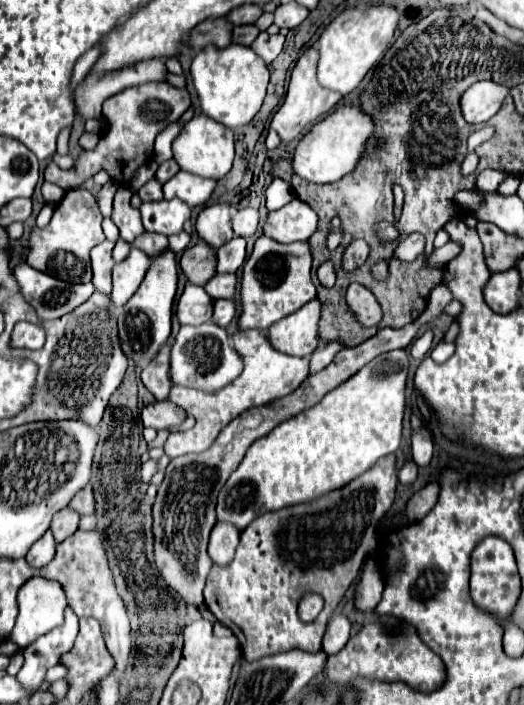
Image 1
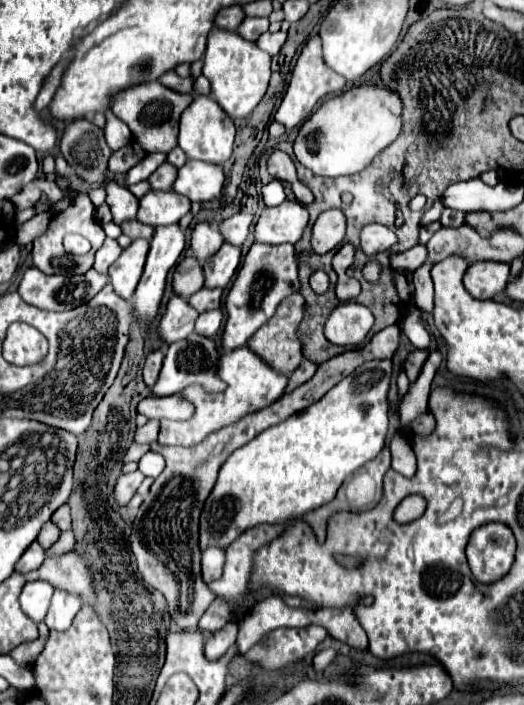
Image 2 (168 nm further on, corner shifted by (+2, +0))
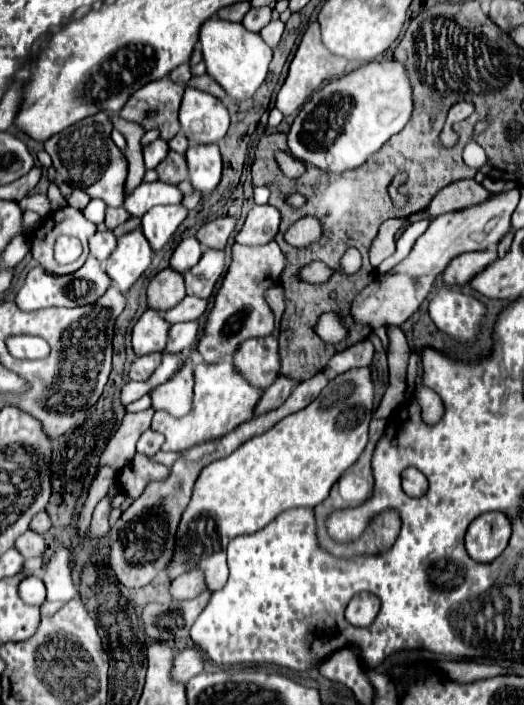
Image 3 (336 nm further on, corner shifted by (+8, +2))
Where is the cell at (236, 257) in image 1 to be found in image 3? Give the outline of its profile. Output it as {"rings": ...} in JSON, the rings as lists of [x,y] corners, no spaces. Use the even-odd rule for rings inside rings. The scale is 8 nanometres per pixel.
{"rings":[[[206,249],[204,255],[200,257],[200,263],[196,263],[192,271],[184,273],[186,293],[196,295],[200,299],[208,299],[224,269],[226,269],[224,253],[218,249]]]}

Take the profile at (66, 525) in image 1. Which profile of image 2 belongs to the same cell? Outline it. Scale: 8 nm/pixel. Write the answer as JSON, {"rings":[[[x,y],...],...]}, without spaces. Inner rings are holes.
{"rings":[[[46,521],[46,525],[42,527],[42,531],[40,531],[40,535],[38,535],[38,541],[40,541],[40,545],[42,545],[44,549],[50,549],[50,547],[58,541],[60,533],[62,533],[62,531],[60,531],[52,521]]]}

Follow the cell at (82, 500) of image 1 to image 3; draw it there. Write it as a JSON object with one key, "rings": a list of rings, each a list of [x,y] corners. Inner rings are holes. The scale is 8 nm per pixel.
{"rings":[[[40,511],[38,515],[32,517],[32,523],[30,523],[30,529],[32,529],[32,531],[36,531],[36,533],[46,533],[50,527],[52,527],[52,523],[50,523],[50,517],[48,517],[46,511]]]}

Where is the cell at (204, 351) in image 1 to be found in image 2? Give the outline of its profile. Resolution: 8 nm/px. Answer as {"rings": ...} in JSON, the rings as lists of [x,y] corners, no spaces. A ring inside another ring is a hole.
{"rings":[[[190,333],[190,337],[168,345],[164,365],[156,385],[152,387],[152,393],[160,397],[174,395],[188,385],[200,385],[206,393],[220,393],[222,389],[226,389],[226,383],[218,377],[218,361],[220,361],[220,351],[214,337],[202,337],[200,333]]]}

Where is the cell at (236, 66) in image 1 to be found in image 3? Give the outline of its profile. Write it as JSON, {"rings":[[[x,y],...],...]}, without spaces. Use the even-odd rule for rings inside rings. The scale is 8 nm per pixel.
{"rings":[[[210,17],[200,29],[200,43],[208,75],[212,75],[232,99],[250,99],[264,83],[272,61],[272,47],[264,43],[260,33],[248,31],[242,23],[228,23],[224,19]]]}

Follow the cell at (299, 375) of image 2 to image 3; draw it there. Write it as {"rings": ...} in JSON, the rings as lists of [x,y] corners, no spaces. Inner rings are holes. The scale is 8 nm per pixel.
{"rings":[[[278,377],[278,379],[264,391],[264,395],[260,397],[260,403],[256,403],[254,417],[262,415],[262,413],[266,413],[266,411],[272,411],[272,409],[276,409],[276,407],[280,407],[280,405],[288,399],[288,395],[292,393],[294,385],[296,385],[296,383],[294,383],[292,379],[288,379],[288,377]]]}

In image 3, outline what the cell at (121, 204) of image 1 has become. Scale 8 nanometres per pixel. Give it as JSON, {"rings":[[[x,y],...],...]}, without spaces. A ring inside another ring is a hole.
{"rings":[[[100,111],[50,137],[44,143],[44,149],[52,157],[52,165],[62,183],[70,187],[80,187],[90,197],[102,199],[108,207],[120,207],[124,203],[124,183],[128,173],[128,161],[124,153],[114,145],[110,137],[112,129],[114,125],[110,121],[110,113]]]}

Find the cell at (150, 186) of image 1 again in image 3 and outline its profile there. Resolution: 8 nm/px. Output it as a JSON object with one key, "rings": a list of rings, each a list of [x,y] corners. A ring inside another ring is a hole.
{"rings":[[[168,151],[166,159],[156,167],[156,171],[160,175],[160,181],[172,183],[172,185],[178,185],[180,181],[188,179],[186,159],[184,159],[184,155],[180,155],[176,151]]]}

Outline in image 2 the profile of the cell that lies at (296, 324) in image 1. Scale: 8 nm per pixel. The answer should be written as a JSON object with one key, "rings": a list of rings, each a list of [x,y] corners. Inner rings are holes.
{"rings":[[[300,293],[286,297],[286,299],[280,303],[276,315],[274,315],[266,325],[262,325],[262,329],[258,329],[256,335],[248,341],[248,347],[254,349],[254,353],[262,355],[262,359],[268,361],[270,367],[280,369],[282,373],[288,373],[288,375],[290,375],[290,373],[302,363],[302,359],[304,359],[304,355],[302,355],[302,343],[298,341],[298,335],[296,335],[296,333],[298,333],[300,319],[304,317],[304,307],[306,307],[306,303],[304,303],[304,297],[302,297]]]}

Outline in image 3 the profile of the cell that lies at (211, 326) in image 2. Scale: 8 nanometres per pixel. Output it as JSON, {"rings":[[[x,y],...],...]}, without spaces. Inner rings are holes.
{"rings":[[[198,321],[172,325],[172,331],[168,331],[168,347],[164,347],[162,353],[188,351],[194,345],[196,335],[198,335]]]}

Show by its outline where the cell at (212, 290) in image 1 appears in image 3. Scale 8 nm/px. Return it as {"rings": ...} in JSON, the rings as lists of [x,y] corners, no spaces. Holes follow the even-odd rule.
{"rings":[[[184,297],[174,309],[164,313],[164,319],[168,319],[168,323],[186,323],[192,319],[198,319],[202,313],[206,311],[206,301],[198,299],[198,297]]]}

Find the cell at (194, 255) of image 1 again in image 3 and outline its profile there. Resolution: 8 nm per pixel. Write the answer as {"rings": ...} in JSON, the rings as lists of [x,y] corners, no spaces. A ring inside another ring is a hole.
{"rings":[[[164,269],[156,277],[152,277],[146,291],[148,307],[162,313],[176,307],[176,303],[180,303],[184,297],[186,297],[184,277],[174,269]]]}

